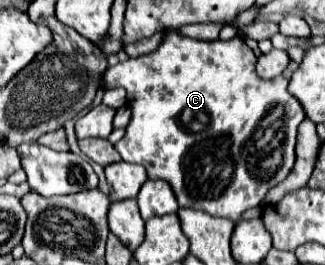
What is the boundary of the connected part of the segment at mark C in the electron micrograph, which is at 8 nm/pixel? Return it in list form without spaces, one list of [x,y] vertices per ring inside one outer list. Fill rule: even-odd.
[[[165,32],[163,34],[163,40],[161,44],[145,54],[145,56],[139,56],[139,58],[129,58],[117,66],[109,66],[107,72],[105,72],[105,88],[111,90],[111,88],[117,88],[117,86],[123,86],[127,90],[127,100],[129,100],[129,106],[133,110],[133,116],[131,116],[131,122],[127,126],[127,132],[125,136],[115,144],[115,150],[121,154],[121,158],[125,162],[135,162],[135,164],[143,164],[149,178],[155,180],[155,178],[163,178],[171,184],[175,196],[177,196],[177,202],[181,208],[195,208],[195,210],[203,210],[203,212],[209,212],[211,216],[223,216],[223,218],[229,218],[233,222],[239,220],[239,216],[253,208],[253,206],[259,206],[267,194],[269,188],[273,188],[275,184],[283,182],[287,178],[287,174],[291,172],[293,164],[295,164],[295,136],[297,136],[297,126],[303,122],[305,118],[305,112],[299,104],[299,100],[295,96],[291,96],[287,92],[287,80],[285,76],[275,76],[273,80],[263,80],[255,74],[255,54],[253,50],[243,42],[241,36],[235,36],[231,40],[213,40],[213,42],[205,42],[205,40],[195,40],[195,38],[187,38],[187,36],[181,36],[179,32]],[[277,108],[277,128],[271,128],[267,130],[269,138],[255,138],[255,130],[259,128],[259,124],[269,116],[269,112]]]

